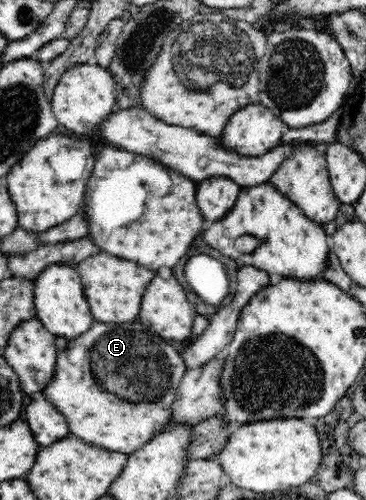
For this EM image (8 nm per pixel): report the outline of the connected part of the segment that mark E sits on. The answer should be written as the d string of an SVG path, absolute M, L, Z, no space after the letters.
M95 321L84 335L76 338L76 343L78 341L94 341L90 359L96 383L104 387L108 393L116 393L132 403L144 403L138 401L138 395L142 393L148 393L148 401L152 403L160 401L168 389L178 389L186 373L180 351L168 345L162 337L144 324L140 325L140 321L109 324Z

